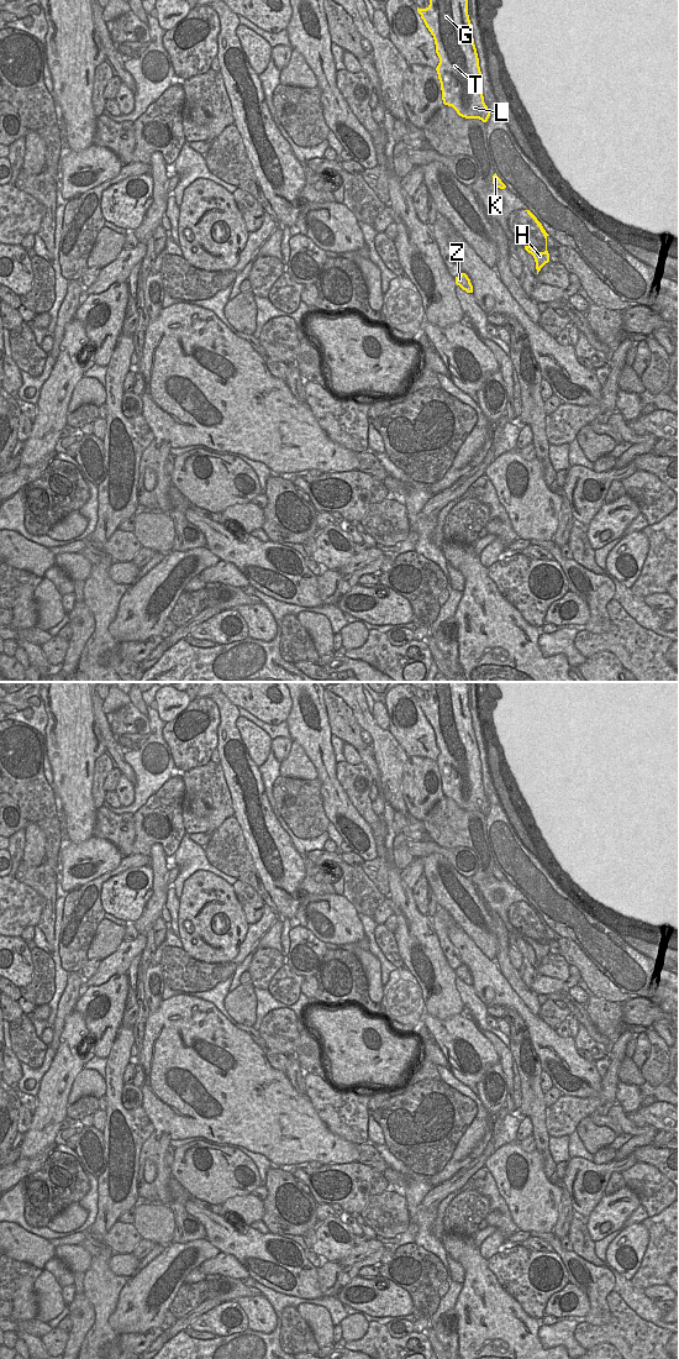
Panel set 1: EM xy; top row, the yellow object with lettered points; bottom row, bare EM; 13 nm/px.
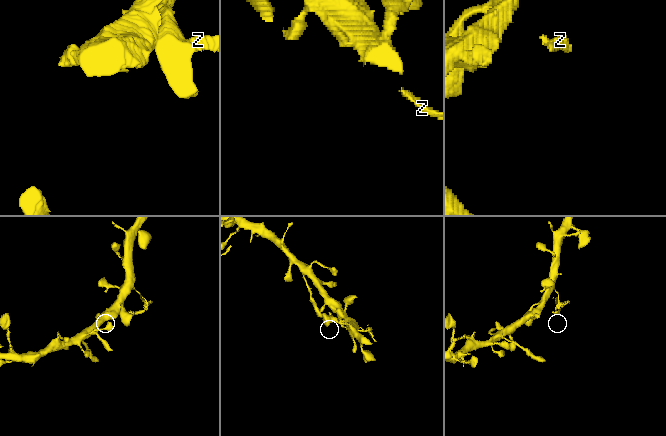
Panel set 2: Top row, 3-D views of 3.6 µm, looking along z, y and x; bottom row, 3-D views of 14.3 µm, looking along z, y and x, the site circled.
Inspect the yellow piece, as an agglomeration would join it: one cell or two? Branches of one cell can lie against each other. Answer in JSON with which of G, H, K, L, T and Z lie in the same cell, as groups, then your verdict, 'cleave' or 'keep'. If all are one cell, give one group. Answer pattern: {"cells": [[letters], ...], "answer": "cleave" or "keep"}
{"cells": [["G", "K", "L", "T"], ["H", "Z"]], "answer": "cleave"}

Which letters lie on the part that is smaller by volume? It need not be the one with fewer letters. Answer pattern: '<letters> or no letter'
H, Z

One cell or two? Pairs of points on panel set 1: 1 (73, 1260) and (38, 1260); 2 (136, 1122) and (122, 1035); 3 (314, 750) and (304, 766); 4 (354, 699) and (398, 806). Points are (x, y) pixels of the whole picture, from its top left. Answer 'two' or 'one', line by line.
1: two
2: one
3: two
4: one

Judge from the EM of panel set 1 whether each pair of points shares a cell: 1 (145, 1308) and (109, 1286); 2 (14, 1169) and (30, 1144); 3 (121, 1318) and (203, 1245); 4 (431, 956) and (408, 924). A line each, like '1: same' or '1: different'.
1: different
2: different
3: same
4: same

